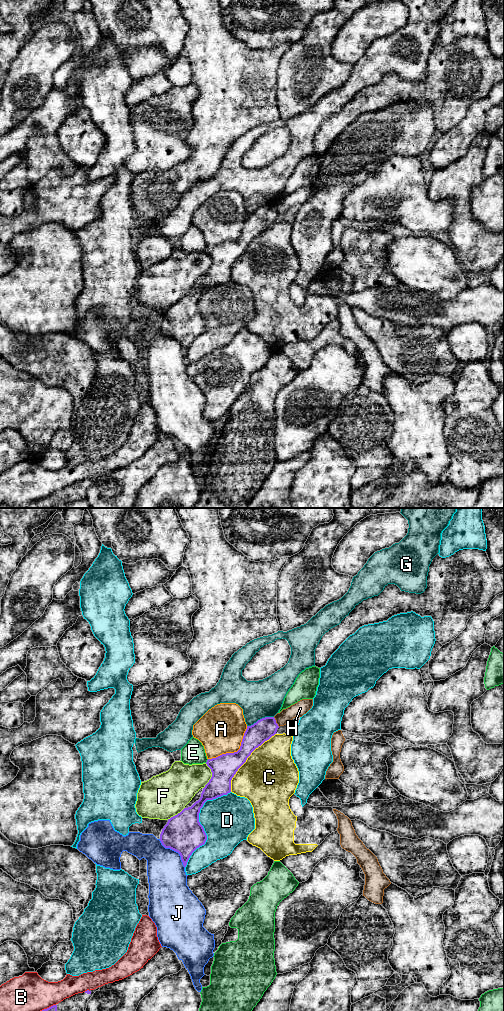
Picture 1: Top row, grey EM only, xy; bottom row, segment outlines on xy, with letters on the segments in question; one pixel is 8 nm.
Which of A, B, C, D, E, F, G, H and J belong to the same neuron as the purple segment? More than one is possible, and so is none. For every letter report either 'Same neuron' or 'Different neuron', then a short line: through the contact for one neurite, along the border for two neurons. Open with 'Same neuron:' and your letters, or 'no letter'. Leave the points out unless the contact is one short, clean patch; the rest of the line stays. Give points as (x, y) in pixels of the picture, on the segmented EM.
Same neuron: no letter
A: Different neuron
B: Different neuron
C: Different neuron
D: Different neuron
E: Different neuron
F: Different neuron
G: Different neuron. Line: xy (273, 716), (262, 717), (247, 726)
H: Different neuron. Line: xy (273, 717), (279, 726)
J: Different neuron

